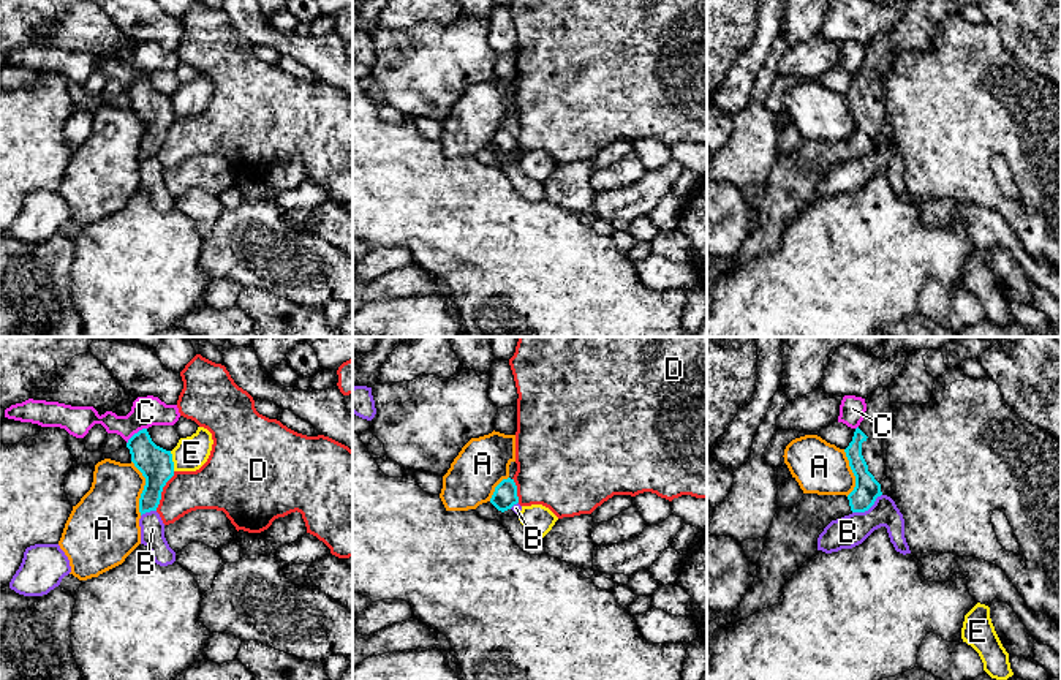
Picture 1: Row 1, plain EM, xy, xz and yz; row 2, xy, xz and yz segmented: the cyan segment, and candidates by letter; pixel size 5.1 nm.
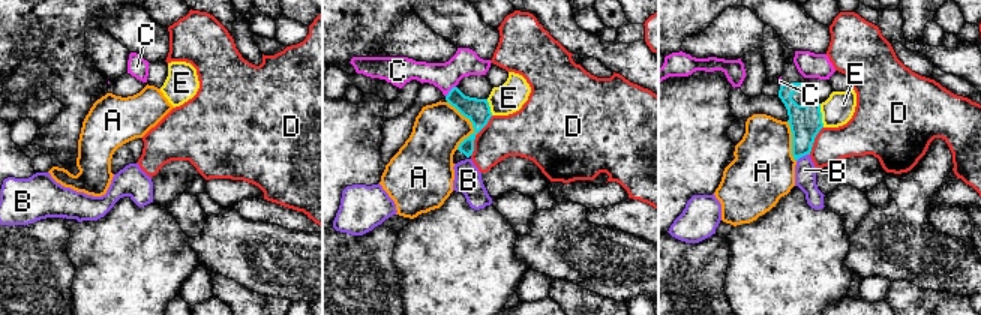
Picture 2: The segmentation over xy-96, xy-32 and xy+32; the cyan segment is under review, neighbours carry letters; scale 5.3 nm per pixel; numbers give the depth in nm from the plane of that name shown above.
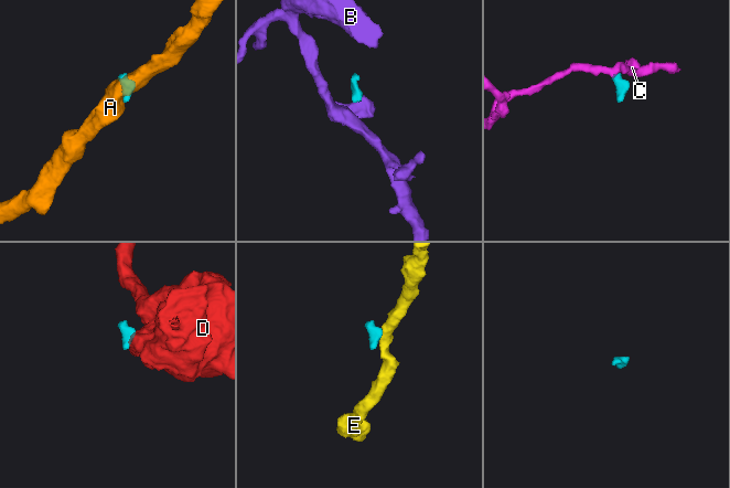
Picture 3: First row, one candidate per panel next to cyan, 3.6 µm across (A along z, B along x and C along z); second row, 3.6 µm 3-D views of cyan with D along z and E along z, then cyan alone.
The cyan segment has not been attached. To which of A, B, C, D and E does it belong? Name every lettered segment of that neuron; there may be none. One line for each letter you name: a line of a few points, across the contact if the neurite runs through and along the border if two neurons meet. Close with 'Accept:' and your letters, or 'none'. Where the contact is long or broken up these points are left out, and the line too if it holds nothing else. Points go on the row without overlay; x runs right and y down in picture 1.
Accept: none

